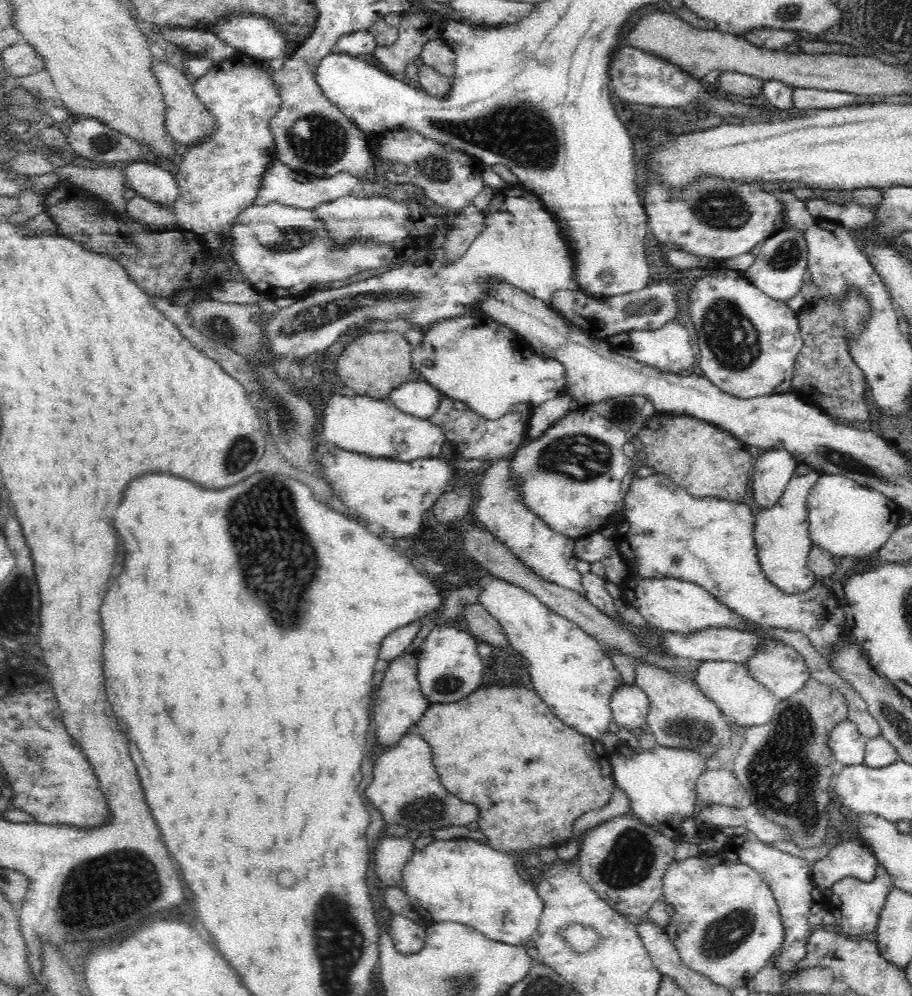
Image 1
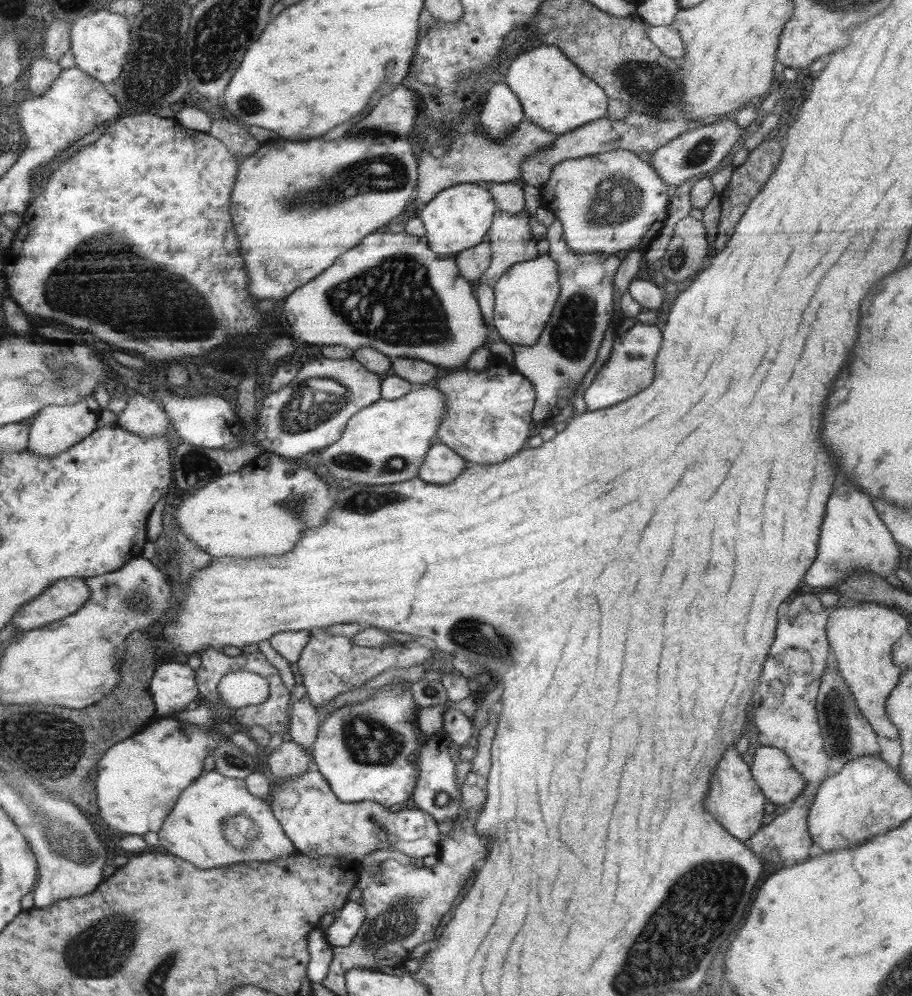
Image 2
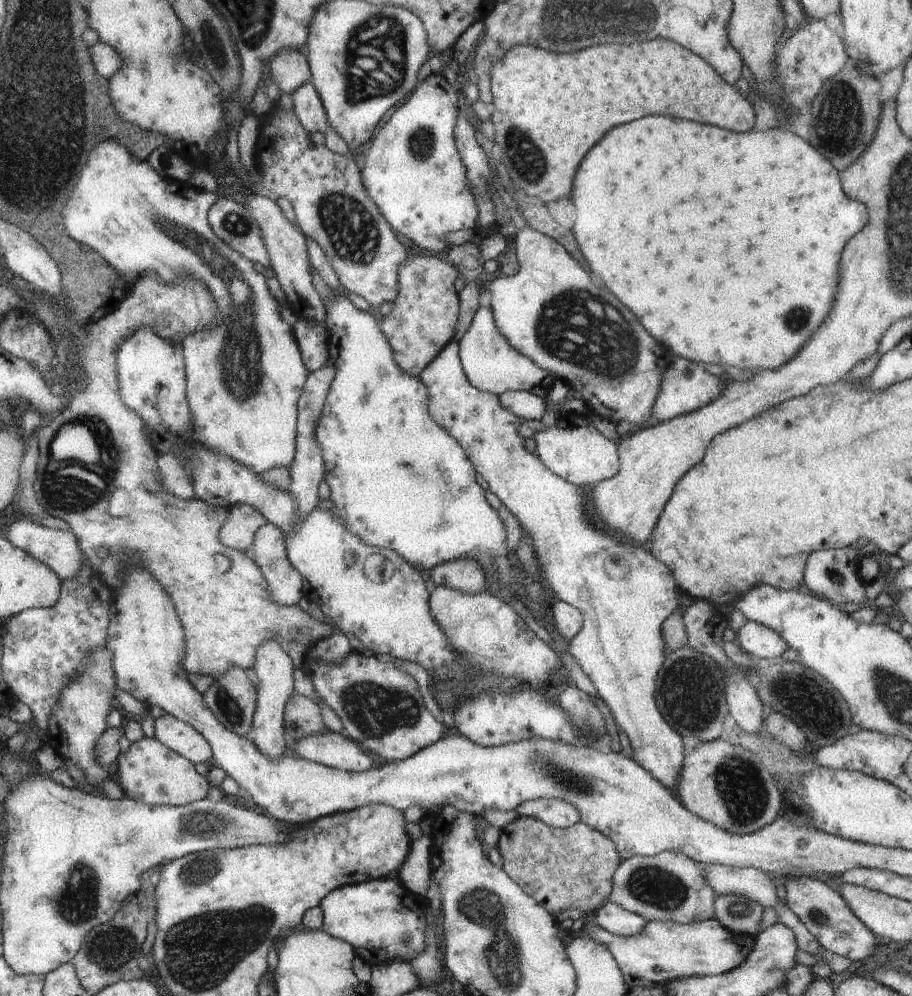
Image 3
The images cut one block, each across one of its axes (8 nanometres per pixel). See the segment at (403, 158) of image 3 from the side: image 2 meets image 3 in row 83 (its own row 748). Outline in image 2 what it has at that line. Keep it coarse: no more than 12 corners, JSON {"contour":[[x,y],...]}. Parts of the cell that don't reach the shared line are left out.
{"contour":[[419,739],[410,803],[442,824],[464,812],[455,763]]}

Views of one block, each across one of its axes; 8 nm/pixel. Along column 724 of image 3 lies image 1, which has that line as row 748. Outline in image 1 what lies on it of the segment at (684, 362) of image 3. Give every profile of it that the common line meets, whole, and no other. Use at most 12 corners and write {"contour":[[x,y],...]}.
{"contour":[[416,654],[392,661],[375,700],[377,748],[394,748],[431,704]]}

